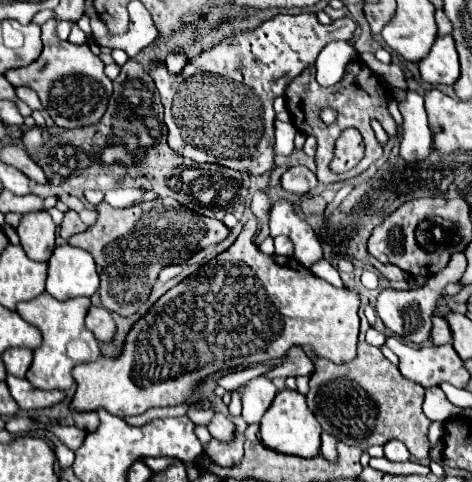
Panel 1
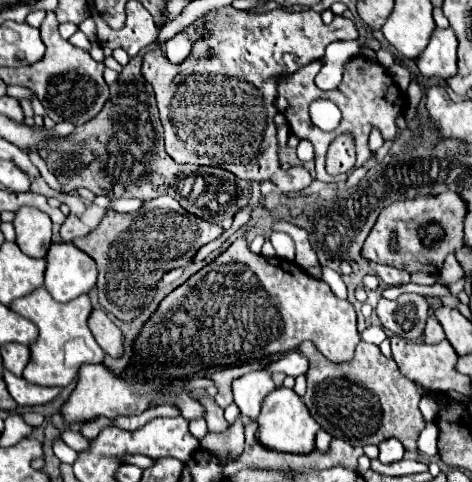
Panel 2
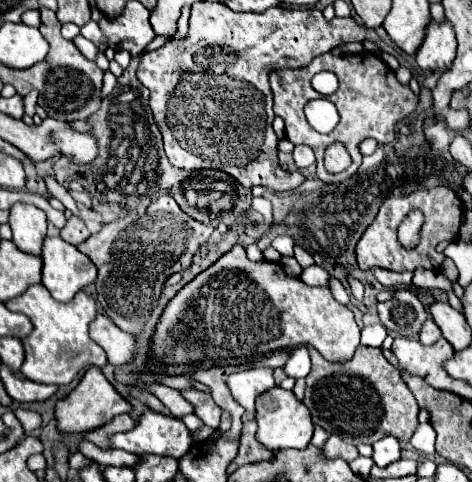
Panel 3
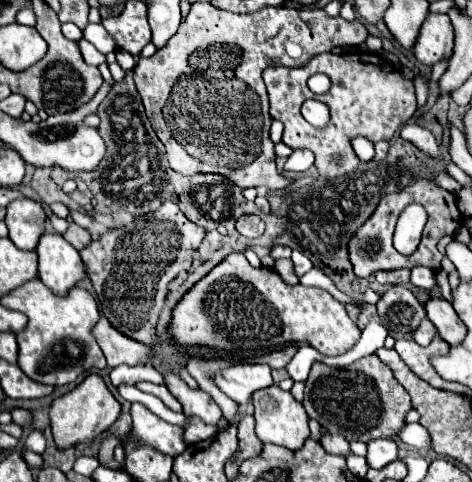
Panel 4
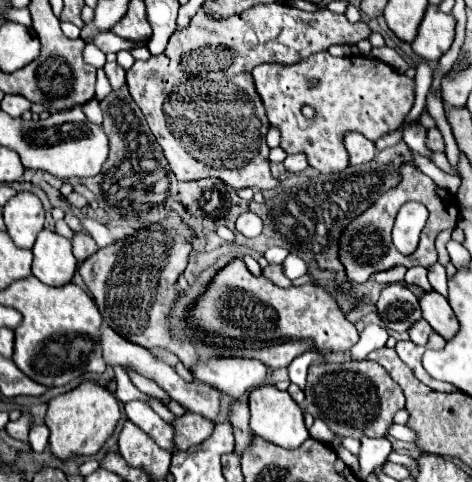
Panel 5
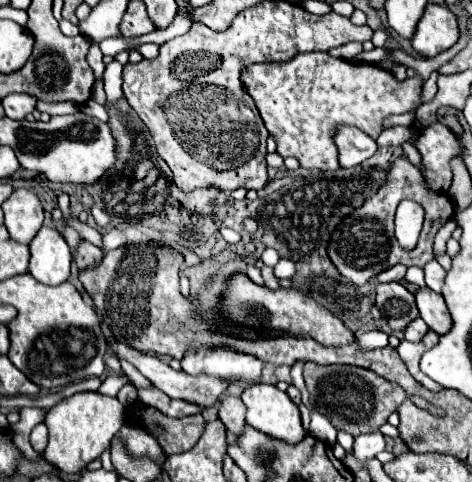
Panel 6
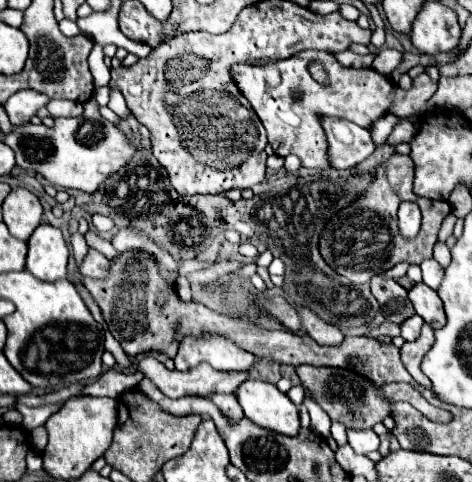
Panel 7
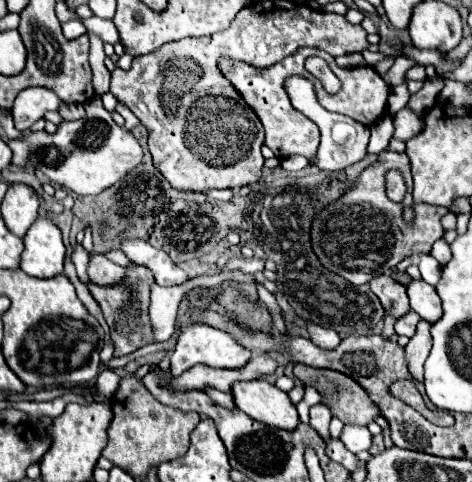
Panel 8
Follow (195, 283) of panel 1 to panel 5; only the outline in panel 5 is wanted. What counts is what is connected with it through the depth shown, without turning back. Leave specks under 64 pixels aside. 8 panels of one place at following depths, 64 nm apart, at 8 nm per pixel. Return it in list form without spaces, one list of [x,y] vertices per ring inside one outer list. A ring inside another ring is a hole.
[[[242,260],[222,268],[206,294],[192,306],[190,326],[214,336],[236,338],[250,344],[274,344],[280,340],[314,340],[326,352],[350,350],[358,342],[358,330],[336,308],[336,300],[312,284],[278,288],[264,276],[252,276]],[[82,382],[78,388],[56,396],[48,404],[44,422],[50,428],[50,452],[62,462],[74,456],[94,456],[112,436],[120,418],[118,400],[106,388],[94,382]]]

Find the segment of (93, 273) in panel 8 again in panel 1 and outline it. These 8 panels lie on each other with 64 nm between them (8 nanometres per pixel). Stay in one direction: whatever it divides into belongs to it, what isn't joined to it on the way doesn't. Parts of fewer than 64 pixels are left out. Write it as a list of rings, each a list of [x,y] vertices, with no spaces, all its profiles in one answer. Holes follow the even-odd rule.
[[[68,210],[68,212],[66,212],[66,216],[64,216],[64,220],[62,220],[62,238],[64,238],[64,240],[68,240],[70,236],[84,232],[86,228],[88,228],[88,226],[80,220],[80,216],[78,216],[76,212]]]

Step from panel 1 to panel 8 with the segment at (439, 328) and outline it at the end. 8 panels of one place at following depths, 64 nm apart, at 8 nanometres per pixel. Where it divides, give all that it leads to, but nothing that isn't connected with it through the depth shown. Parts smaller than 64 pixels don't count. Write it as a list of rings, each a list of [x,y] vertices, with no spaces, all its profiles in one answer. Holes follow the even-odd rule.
[[[410,310],[410,312],[404,314],[400,320],[396,320],[394,328],[396,328],[398,334],[412,338],[412,332],[416,332],[416,324],[418,324],[418,320],[420,320],[420,316],[418,316],[414,310]]]

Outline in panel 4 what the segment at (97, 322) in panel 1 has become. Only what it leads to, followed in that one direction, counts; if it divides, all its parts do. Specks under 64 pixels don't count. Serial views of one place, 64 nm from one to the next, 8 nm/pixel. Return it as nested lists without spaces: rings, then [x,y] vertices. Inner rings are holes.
[[[104,316],[98,320],[94,328],[94,336],[110,368],[116,368],[120,364],[128,364],[128,366],[148,364],[148,346],[122,336],[116,328],[112,328],[108,320],[104,320]]]

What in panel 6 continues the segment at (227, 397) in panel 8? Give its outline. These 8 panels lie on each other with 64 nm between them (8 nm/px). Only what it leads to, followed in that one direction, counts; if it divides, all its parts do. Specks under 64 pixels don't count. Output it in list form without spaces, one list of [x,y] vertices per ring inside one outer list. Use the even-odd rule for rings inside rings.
[[[224,396],[218,406],[218,416],[230,432],[236,432],[236,434],[242,432],[244,422],[246,422],[246,412],[244,412],[244,404],[240,398]]]

